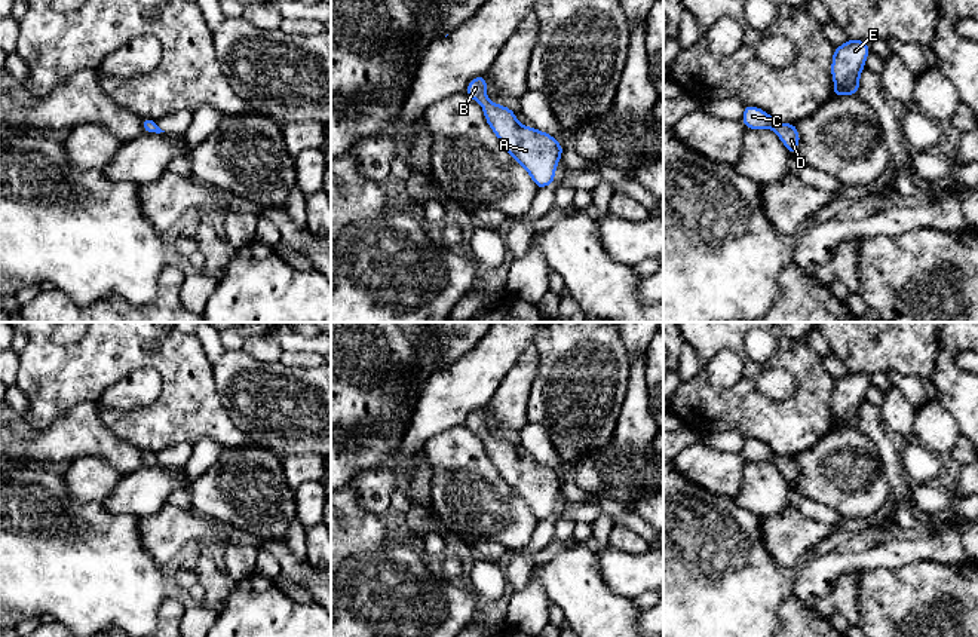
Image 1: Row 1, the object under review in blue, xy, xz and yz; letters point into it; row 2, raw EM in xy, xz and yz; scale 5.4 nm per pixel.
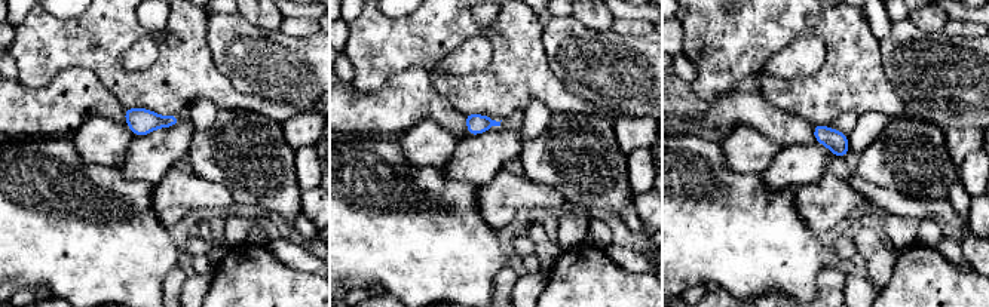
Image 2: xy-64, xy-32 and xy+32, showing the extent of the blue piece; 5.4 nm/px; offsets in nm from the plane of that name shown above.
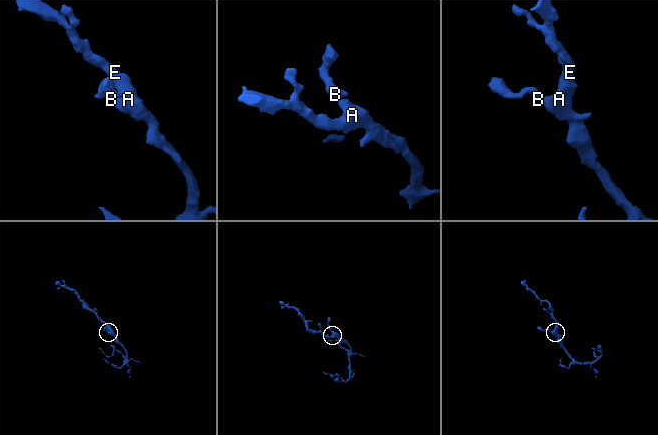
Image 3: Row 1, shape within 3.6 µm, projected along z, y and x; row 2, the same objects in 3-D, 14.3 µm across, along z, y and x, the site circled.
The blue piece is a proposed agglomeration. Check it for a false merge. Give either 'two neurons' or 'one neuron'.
one neuron

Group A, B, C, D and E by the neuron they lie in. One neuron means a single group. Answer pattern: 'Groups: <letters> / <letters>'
Groups: A B C D E

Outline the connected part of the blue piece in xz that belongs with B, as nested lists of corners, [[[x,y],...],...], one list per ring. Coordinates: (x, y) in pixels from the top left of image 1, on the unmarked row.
[[[485,407],[472,411],[465,425],[482,438],[488,459],[503,481],[530,506],[536,520],[554,517],[564,480],[551,466],[521,457],[509,440],[488,434]]]

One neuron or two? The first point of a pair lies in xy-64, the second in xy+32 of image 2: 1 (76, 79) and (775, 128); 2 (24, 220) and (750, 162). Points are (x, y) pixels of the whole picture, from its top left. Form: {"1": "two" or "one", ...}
{"1": "one", "2": "two"}

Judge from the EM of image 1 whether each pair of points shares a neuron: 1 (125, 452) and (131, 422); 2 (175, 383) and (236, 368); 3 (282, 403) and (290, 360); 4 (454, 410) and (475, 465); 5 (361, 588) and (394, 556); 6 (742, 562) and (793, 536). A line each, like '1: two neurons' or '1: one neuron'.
1: two neurons
2: two neurons
3: two neurons
4: two neurons
5: one neuron
6: two neurons

